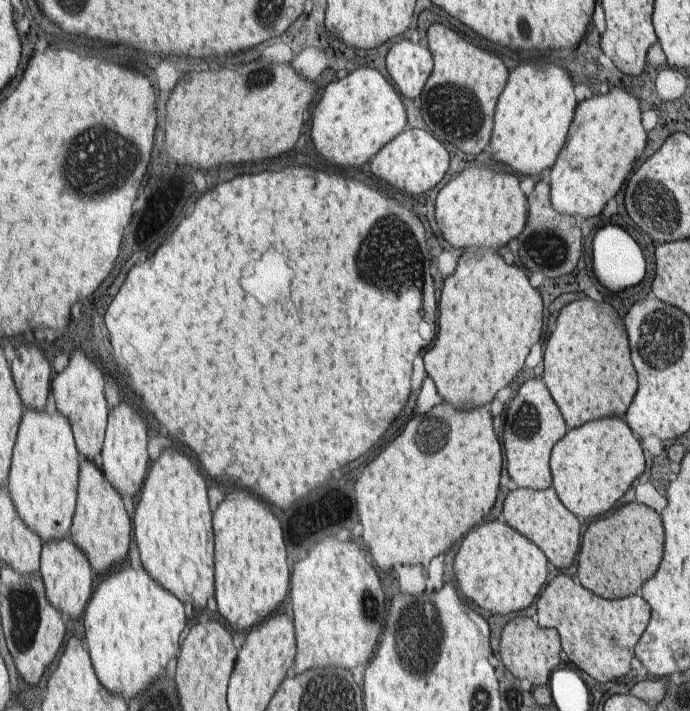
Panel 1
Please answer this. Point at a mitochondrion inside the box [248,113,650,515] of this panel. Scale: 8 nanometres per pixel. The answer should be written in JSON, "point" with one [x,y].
{"point":[399,268]}

